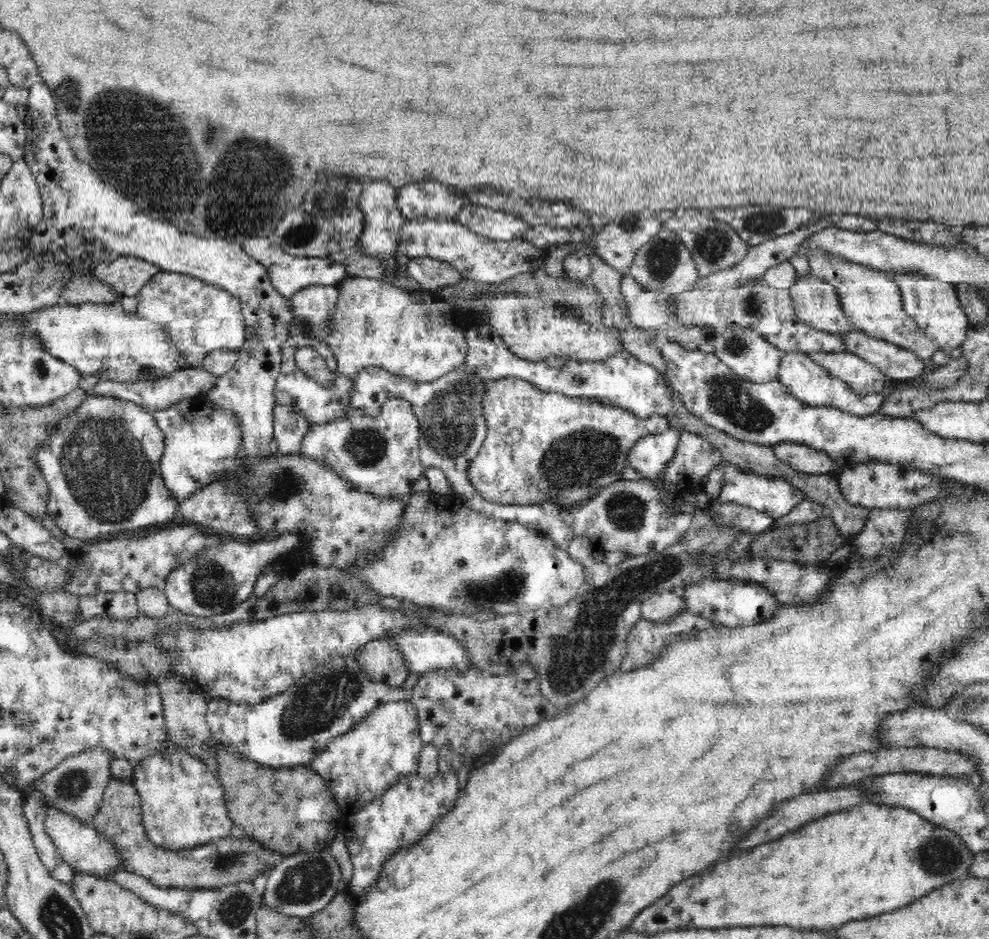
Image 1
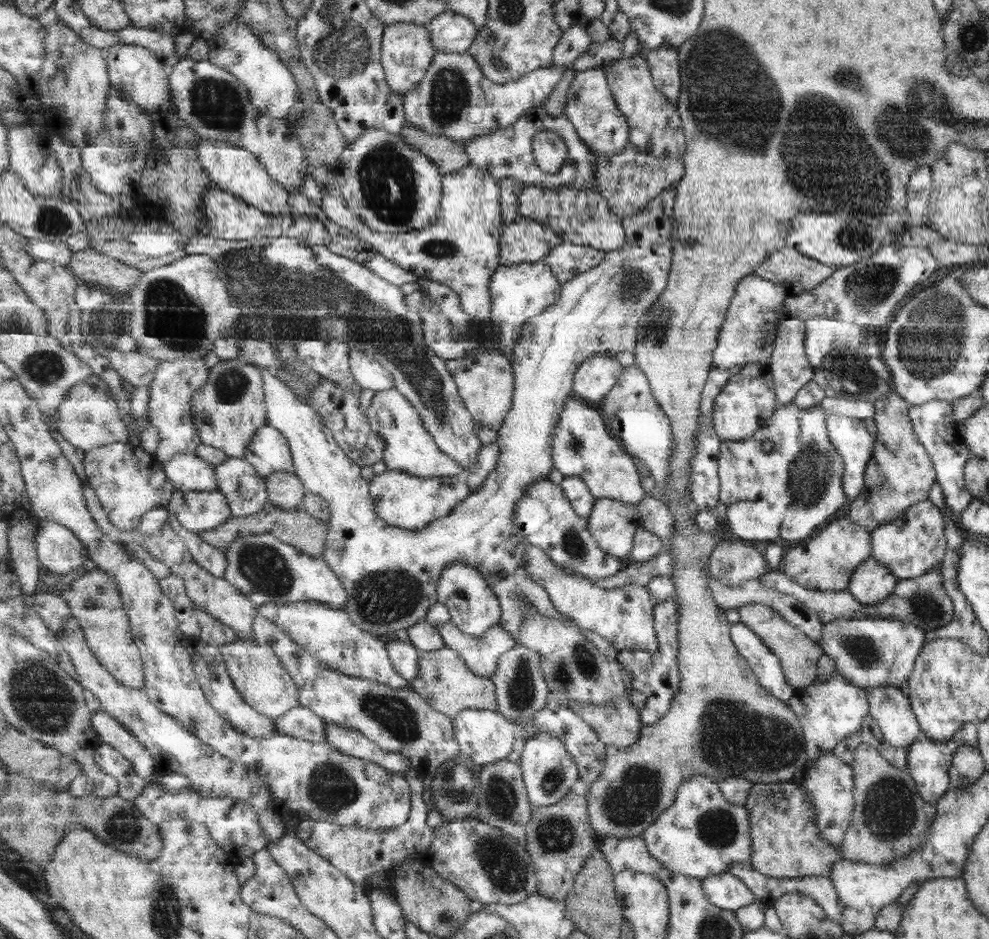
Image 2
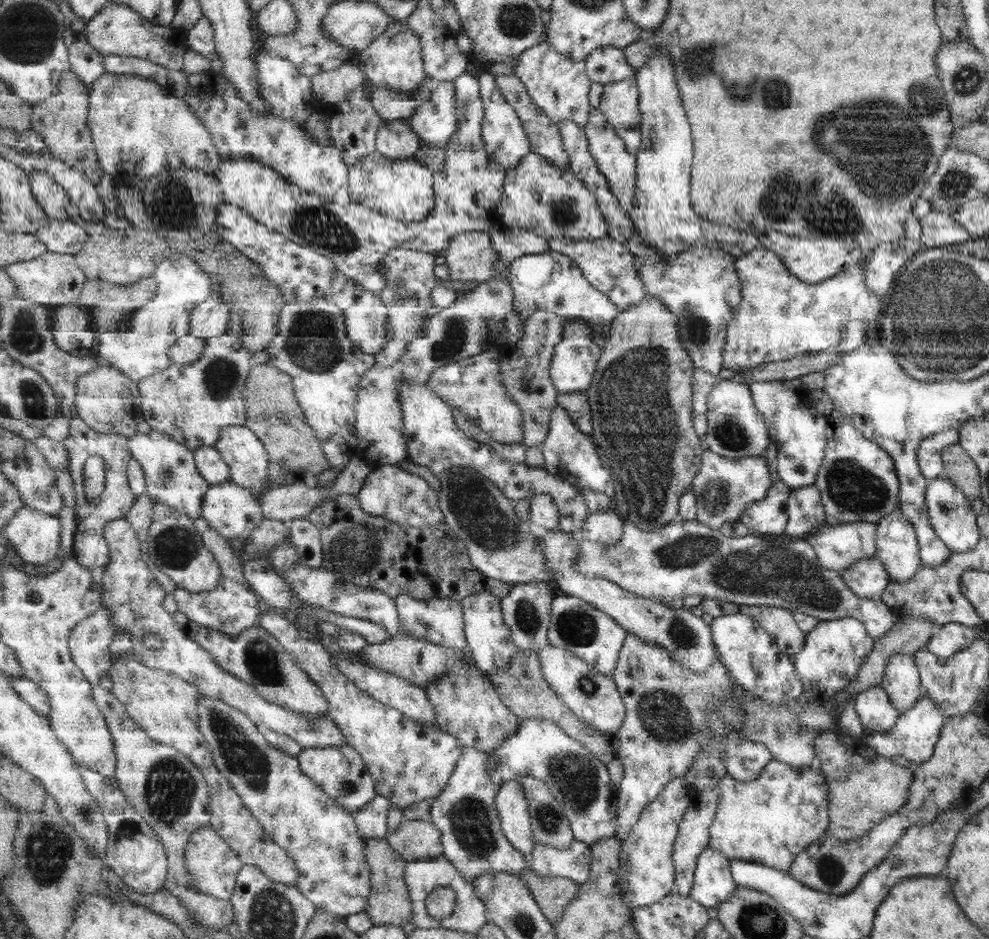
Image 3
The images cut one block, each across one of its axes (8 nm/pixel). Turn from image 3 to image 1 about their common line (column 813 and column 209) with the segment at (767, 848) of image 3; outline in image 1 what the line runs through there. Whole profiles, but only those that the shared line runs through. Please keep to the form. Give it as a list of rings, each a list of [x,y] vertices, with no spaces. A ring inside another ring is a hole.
[[[183,750],[177,754],[156,755],[133,763],[130,783],[136,787],[140,799],[141,821],[147,839],[165,850],[196,848],[204,843],[231,836],[233,826],[223,799],[222,786],[218,783],[211,766]]]

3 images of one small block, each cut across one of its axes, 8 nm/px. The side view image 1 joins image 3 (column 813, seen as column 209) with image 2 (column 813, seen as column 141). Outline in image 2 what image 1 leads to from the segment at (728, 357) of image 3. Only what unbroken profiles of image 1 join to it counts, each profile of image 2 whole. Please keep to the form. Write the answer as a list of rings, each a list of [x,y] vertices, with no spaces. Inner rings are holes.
[[[909,244],[880,248],[856,264],[837,268],[819,286],[803,290],[801,294],[786,295],[775,322],[789,318],[805,322],[809,318],[821,317],[852,322],[862,327],[887,326],[887,318],[893,314],[899,301],[940,267],[923,248],[913,248]]]

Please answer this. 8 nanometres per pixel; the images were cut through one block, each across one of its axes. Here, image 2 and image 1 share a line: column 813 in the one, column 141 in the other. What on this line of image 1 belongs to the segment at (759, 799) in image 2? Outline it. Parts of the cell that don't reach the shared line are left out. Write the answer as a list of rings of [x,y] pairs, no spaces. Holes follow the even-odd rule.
[[[113,778],[105,788],[98,814],[94,816],[96,830],[108,835],[121,853],[128,872],[147,878],[160,888],[218,890],[238,882],[252,882],[276,866],[276,851],[253,839],[233,836],[210,841],[192,849],[165,850],[147,839],[141,821],[140,799],[130,782]]]

